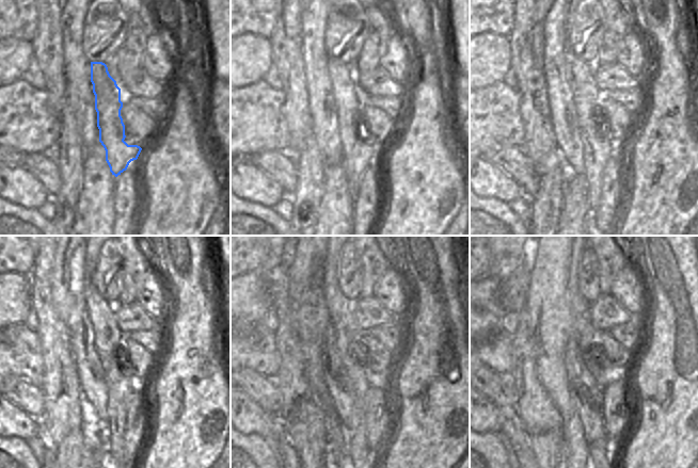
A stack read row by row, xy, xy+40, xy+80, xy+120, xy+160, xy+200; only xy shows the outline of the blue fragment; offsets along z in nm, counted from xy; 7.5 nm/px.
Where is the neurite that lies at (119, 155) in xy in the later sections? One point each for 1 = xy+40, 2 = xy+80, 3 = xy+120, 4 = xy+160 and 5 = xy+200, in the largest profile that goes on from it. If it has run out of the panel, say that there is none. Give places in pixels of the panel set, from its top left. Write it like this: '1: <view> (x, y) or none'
1: xy+40 (357, 150)
2: xy+80 (597, 150)
3: xy+120 (108, 335)
4: xy+160 (340, 309)
5: xy+200 (584, 331)

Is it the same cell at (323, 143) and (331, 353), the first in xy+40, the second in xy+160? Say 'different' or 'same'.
same

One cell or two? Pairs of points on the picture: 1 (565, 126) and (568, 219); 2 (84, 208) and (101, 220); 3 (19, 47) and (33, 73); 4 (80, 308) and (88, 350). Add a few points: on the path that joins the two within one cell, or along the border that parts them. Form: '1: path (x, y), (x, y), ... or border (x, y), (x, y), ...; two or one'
1: border (569, 172), (575, 175), (583, 175); two
2: path (89, 212), (97, 220); one
3: border (32, 57), (29, 66), (19, 78); two
4: path (80, 319), (82, 339); one

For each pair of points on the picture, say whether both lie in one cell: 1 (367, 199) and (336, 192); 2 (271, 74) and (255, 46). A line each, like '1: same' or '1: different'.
1: different
2: different

